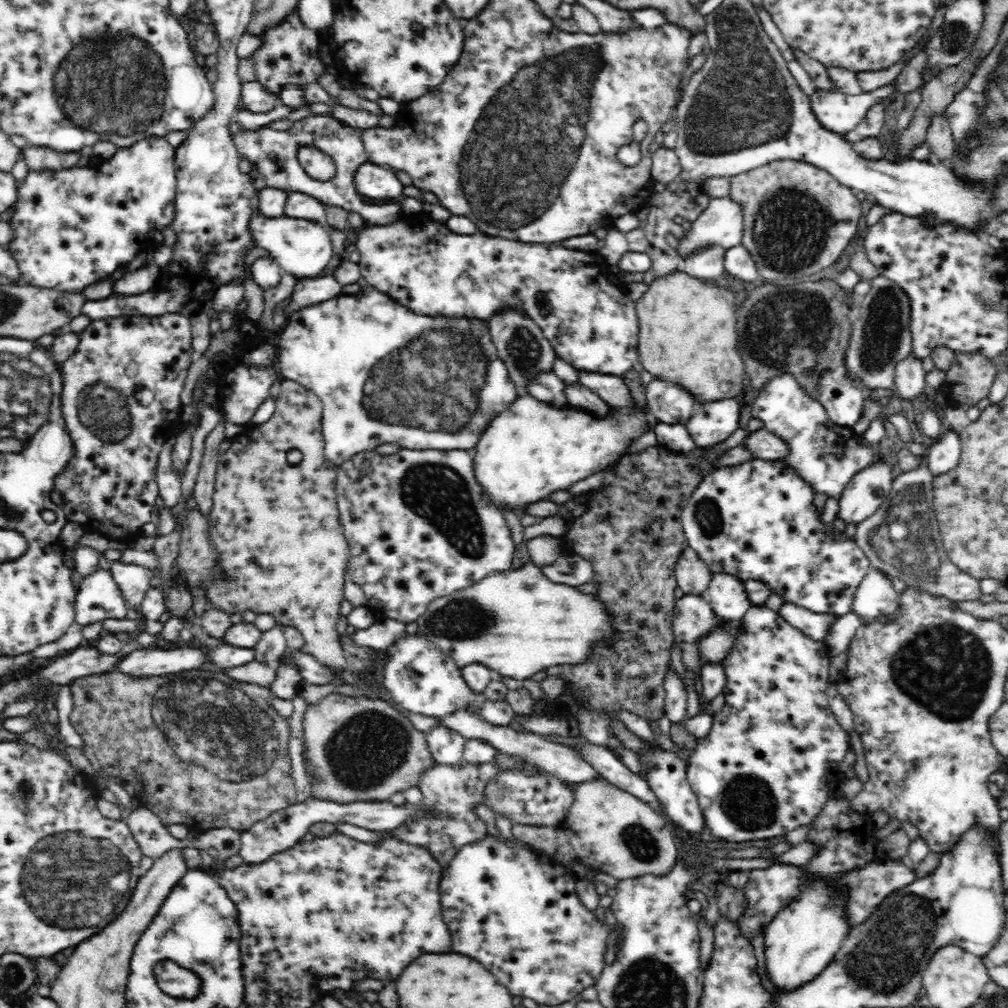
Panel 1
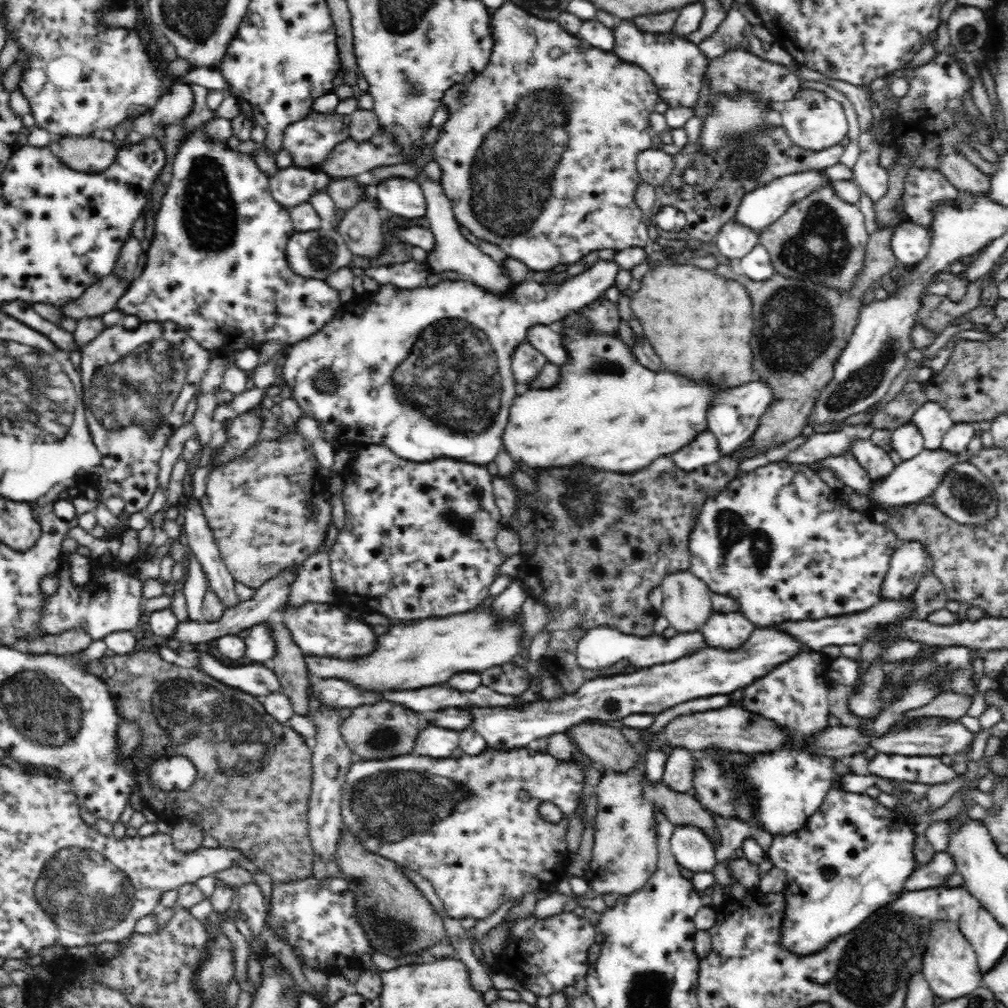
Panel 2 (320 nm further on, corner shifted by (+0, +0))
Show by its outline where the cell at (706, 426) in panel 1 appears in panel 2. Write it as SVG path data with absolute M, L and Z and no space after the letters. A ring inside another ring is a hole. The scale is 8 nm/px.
M704 432L698 440L672 456L673 464L682 472L694 471L721 460L718 440L712 432Z

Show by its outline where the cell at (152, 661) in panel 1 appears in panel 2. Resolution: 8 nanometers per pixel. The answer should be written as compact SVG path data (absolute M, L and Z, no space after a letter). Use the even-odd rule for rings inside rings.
M199 653L201 670L221 683L240 689L256 698L283 692L276 673L264 664L233 666L214 659L210 653Z

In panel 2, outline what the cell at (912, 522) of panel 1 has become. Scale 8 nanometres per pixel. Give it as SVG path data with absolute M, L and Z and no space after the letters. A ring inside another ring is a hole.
M933 572L926 573L918 583L918 588L913 594L915 612L913 618L926 621L928 616L936 610L945 608L947 602L944 595L944 585L934 577Z

